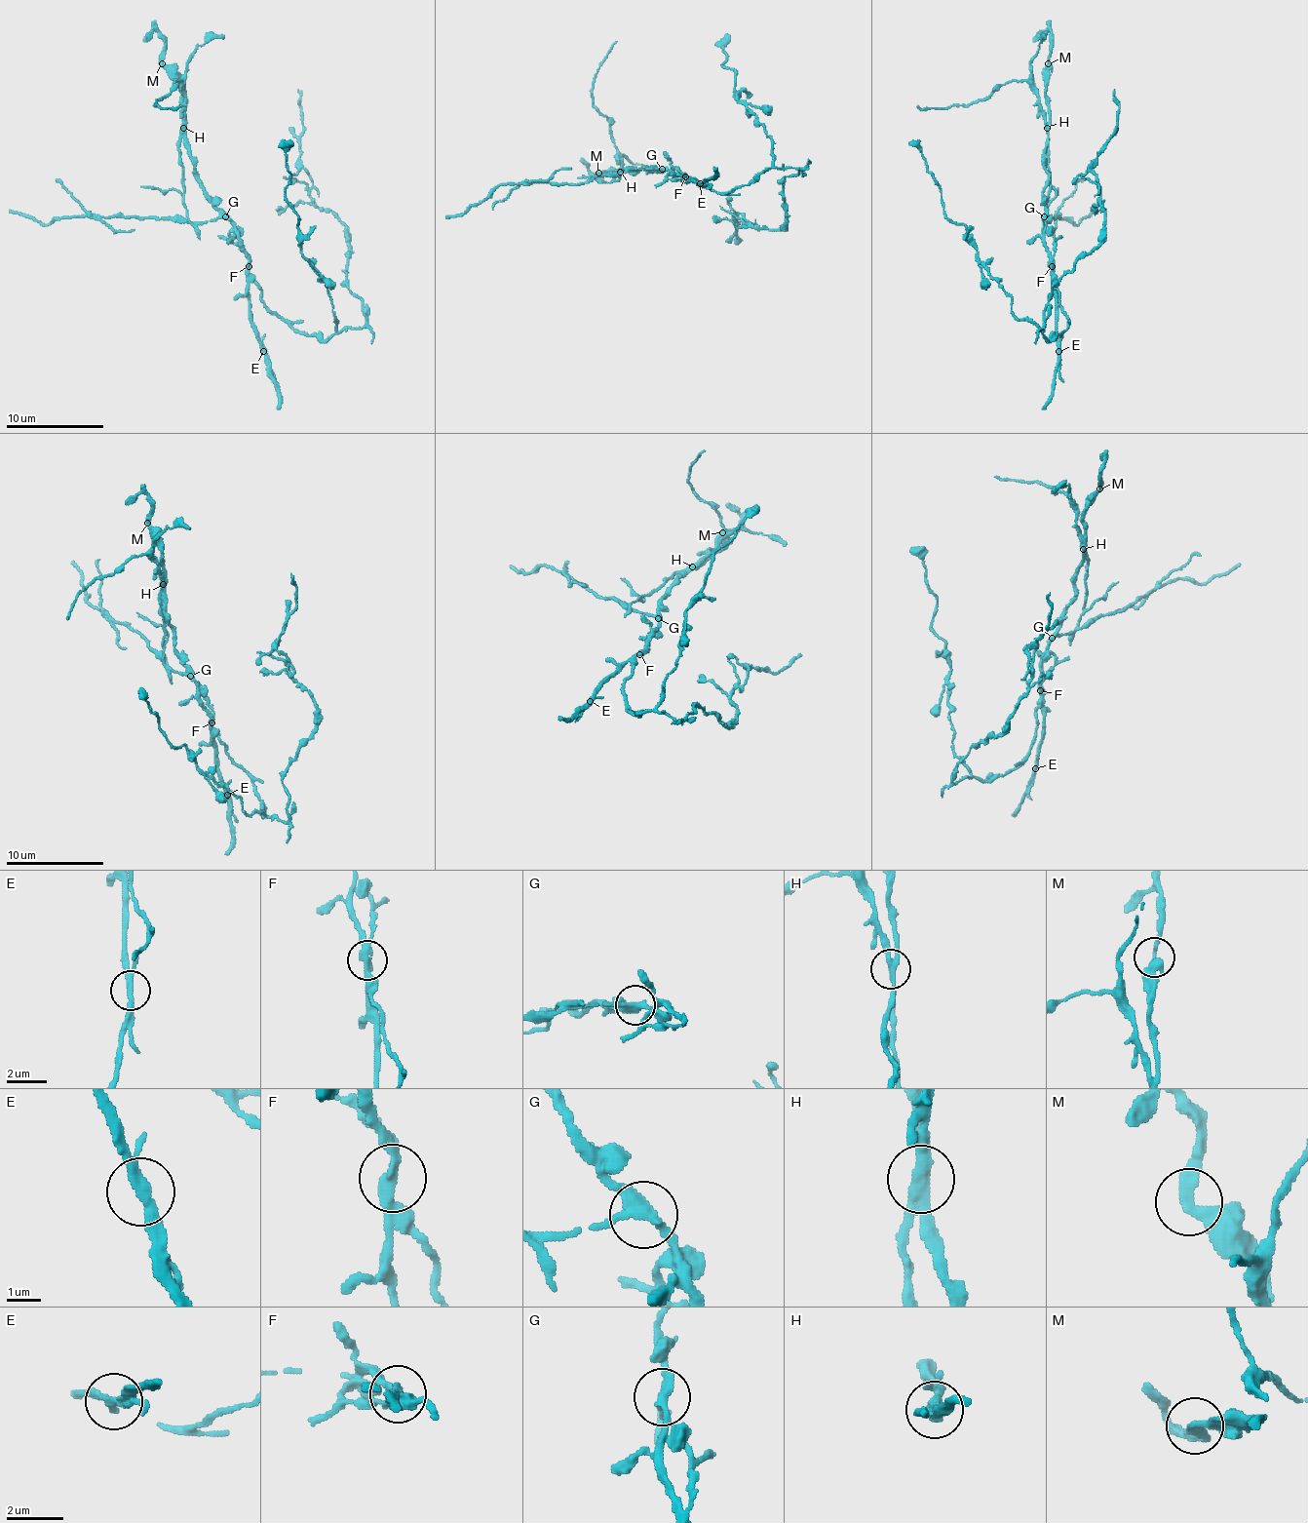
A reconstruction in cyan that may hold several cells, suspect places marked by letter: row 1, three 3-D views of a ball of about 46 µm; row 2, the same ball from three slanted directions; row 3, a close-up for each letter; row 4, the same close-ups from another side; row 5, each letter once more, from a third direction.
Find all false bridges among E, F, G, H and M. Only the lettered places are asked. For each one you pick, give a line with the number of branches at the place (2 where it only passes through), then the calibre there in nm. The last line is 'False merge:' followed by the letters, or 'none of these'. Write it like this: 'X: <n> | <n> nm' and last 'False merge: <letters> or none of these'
F: 3 | 280 nm
G: 3 | 280 nm
H: 2 | 360 nm
False merge: F, G, H

